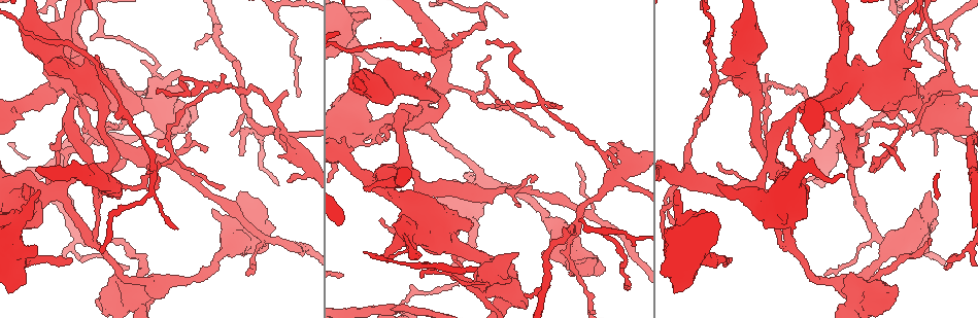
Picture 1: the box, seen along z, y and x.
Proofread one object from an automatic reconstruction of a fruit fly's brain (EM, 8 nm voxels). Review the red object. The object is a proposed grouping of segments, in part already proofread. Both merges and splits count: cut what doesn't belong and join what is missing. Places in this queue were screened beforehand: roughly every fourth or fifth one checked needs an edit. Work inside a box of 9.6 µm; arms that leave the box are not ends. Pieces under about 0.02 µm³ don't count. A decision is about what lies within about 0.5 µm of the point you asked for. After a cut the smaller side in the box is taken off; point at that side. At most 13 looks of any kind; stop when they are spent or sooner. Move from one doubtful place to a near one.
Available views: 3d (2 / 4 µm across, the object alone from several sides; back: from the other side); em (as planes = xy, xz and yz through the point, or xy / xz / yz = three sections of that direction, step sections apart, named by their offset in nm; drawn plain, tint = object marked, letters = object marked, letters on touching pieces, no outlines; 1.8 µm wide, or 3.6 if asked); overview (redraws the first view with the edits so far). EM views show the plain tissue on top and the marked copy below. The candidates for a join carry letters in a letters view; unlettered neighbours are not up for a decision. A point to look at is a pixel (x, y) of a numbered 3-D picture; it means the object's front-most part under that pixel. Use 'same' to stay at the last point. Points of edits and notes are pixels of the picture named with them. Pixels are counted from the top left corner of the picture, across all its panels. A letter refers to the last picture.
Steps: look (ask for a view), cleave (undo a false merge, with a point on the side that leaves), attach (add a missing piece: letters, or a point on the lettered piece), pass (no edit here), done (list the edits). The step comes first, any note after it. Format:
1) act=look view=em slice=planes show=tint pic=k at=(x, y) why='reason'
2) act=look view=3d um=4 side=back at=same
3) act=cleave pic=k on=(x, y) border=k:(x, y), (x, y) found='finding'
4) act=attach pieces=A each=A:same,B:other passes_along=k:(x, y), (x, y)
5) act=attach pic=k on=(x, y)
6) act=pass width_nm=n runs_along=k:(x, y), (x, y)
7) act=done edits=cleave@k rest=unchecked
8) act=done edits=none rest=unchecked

act=look view=em slice=xy step=16 show=tint pic=1 at=(890, 145) why='a fork'

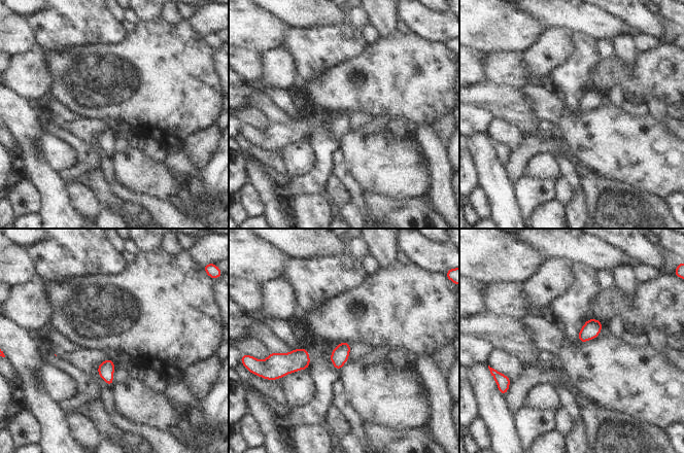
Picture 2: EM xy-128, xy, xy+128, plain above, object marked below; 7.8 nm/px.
act=look view=em slice=planes show=tint at=same why='cut it another way'

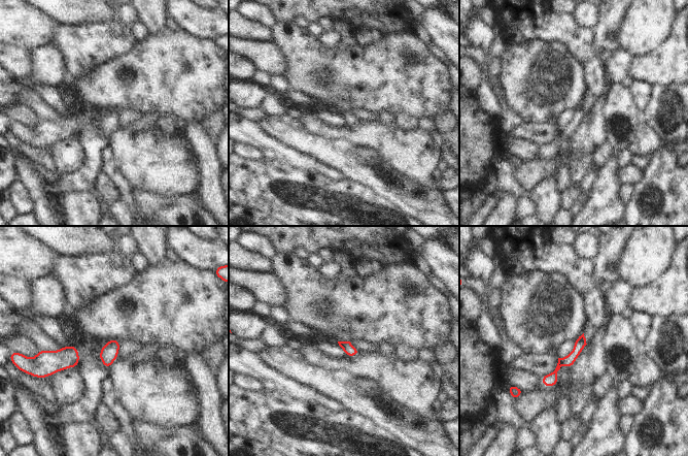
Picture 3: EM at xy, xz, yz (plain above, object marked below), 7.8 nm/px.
act=look view=em slice=planes show=letters at=same

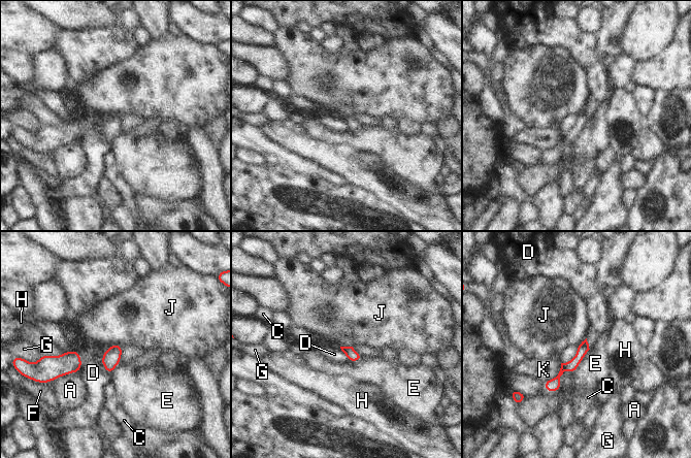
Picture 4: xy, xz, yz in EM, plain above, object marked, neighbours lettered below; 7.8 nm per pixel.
act=pass width_nm=90 each=A:other,C:other,D:other,E:other,F:other,G:other,H:other,J:other,K:other found='all the same neuron'

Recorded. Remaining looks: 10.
act=look view=em slice=planes show=letters pic=1 at=(518, 254) why='an open end'

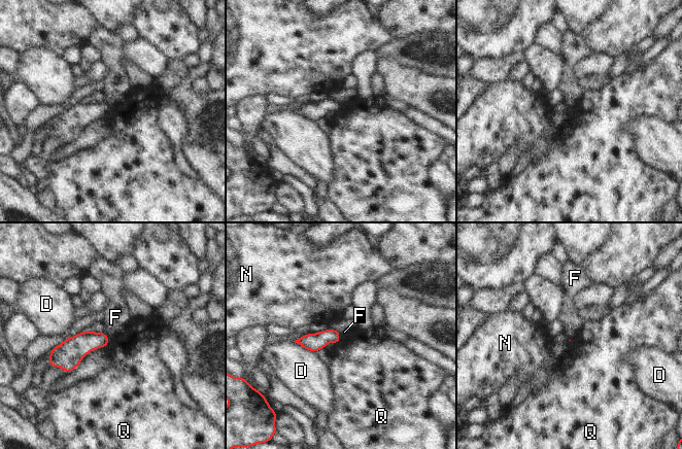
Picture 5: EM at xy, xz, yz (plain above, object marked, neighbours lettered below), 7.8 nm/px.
act=pass each=D:other,F:other,N:other,Q:other border=5:(339, 331), (340, 341) found='none of them fits'

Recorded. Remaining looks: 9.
act=look view=3d um=4 pic=1 at=(769, 164) why='abrupt turn'

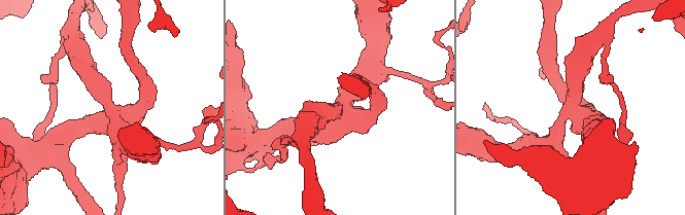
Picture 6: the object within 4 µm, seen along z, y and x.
act=look view=em slice=planes show=letters pic=6 at=(573, 110) arms=4

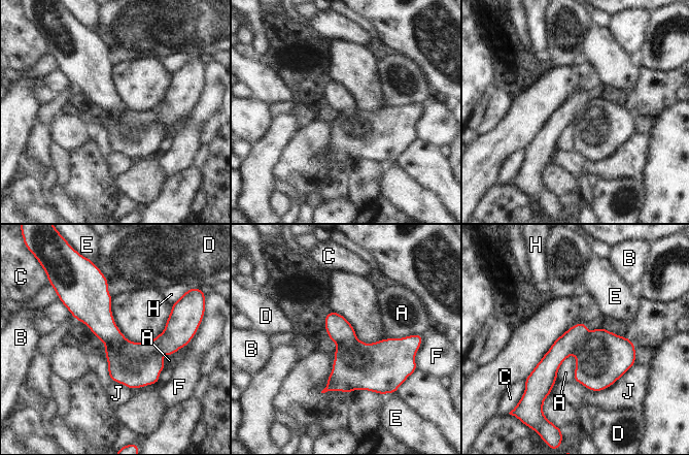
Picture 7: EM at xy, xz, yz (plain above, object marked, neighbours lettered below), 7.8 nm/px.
act=cleave pic=7 on=(100, 321) width_nm=280 each=A:other,B:other,C:other,D:other,E:other,F:other,H:other,J:other border=7:(126, 338), (117, 348), (106, 346) found='a second neuron is stuck on'

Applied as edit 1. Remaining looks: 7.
act=look view=em slice=planes show=tint pic=1 at=(68, 258) why='free end'

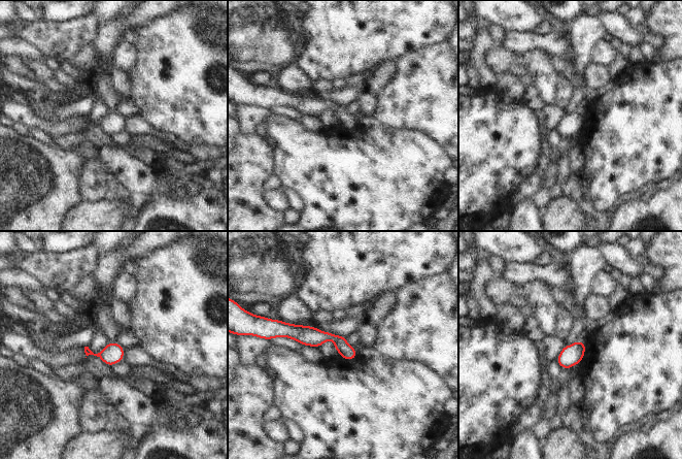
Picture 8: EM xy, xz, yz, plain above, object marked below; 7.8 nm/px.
act=look view=em slice=planes show=letters at=same why='see the neighbours'

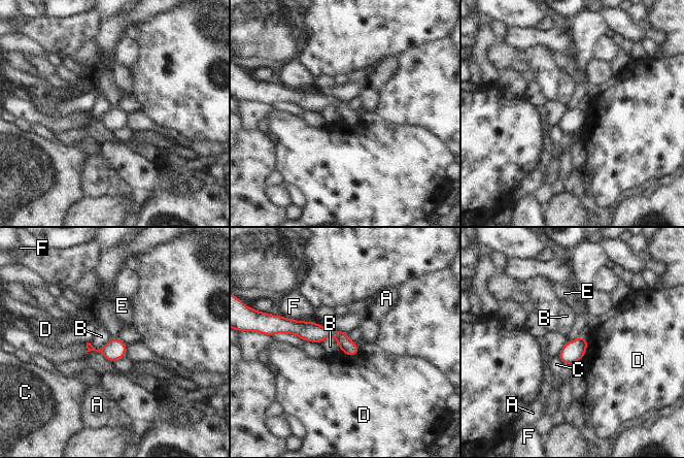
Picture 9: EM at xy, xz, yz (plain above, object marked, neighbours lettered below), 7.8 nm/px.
act=pass longest_contact=D:190nm each=A:other,B:other,C:other,D:other,E:other,F:other found='no lettered piece goes on from it'

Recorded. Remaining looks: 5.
act=look view=3d um=4 pic=1 at=(97, 298) why='free end'

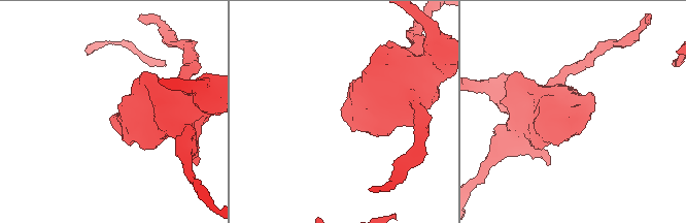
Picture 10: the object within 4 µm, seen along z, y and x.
act=look view=em slice=planes show=letters pic=10 at=(342, 114) why='shape alone is not enough'

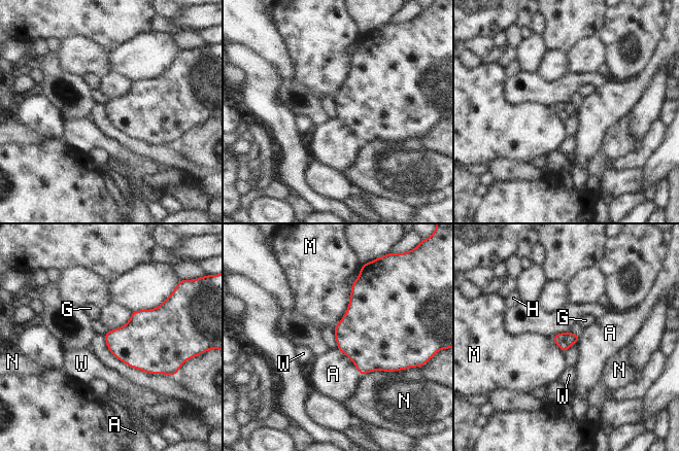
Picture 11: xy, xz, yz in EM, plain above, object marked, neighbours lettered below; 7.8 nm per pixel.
act=pass each=A:other,G:other,H:other,M:other,N:other,W:other border=11:(336, 349), (352, 362), (360, 377) found='none of them fits'

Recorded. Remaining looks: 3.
act=done edits=cleave@7 rest=unchecked

